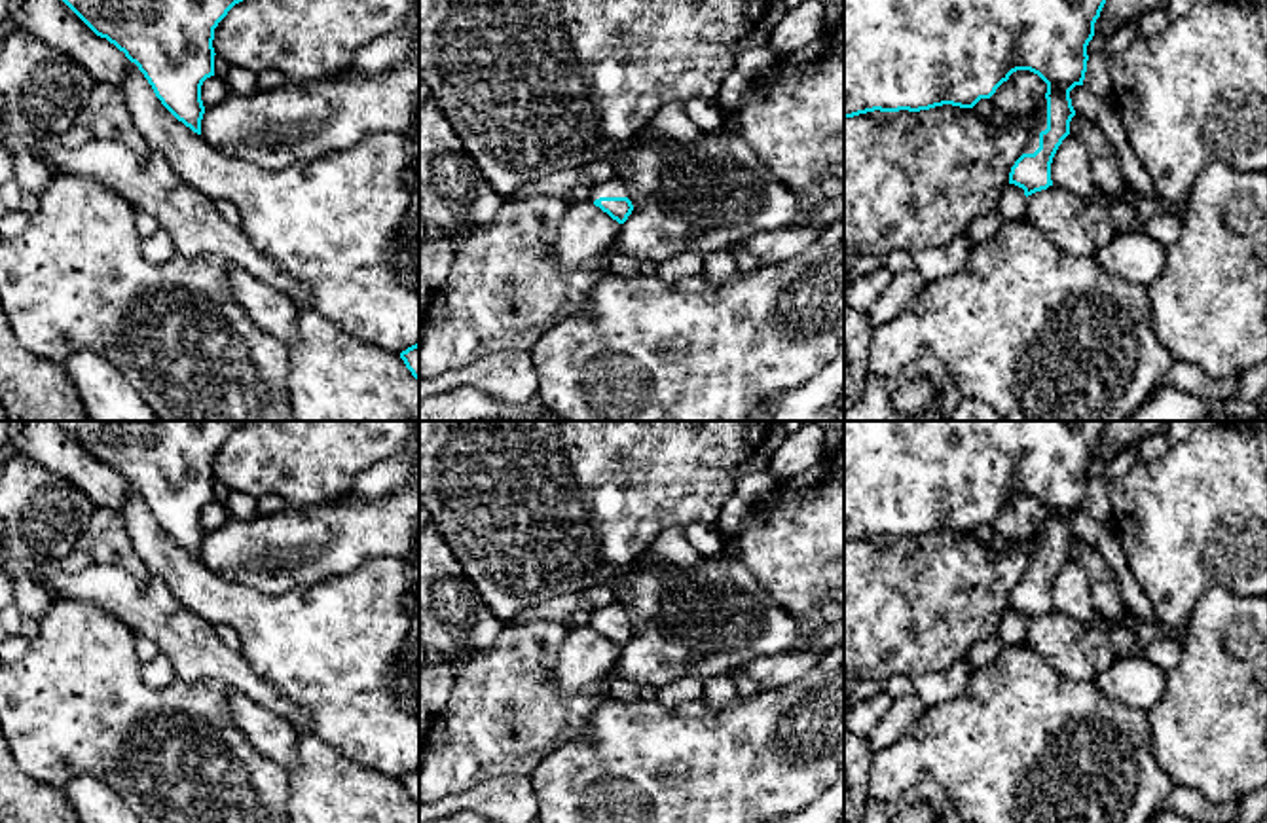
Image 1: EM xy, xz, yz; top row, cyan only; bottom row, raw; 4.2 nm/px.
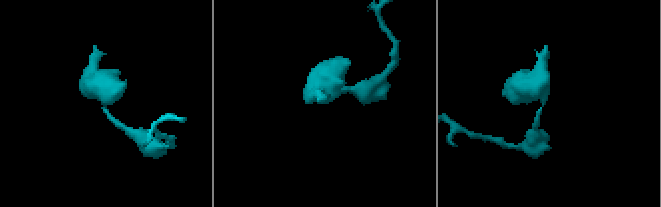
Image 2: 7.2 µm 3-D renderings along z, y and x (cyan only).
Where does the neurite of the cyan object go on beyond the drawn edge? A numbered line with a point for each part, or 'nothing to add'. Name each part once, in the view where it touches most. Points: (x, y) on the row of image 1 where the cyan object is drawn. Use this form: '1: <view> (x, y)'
1: yz (1040, 112)

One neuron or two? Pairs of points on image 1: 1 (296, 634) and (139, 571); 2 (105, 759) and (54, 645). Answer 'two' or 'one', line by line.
1: two
2: one

